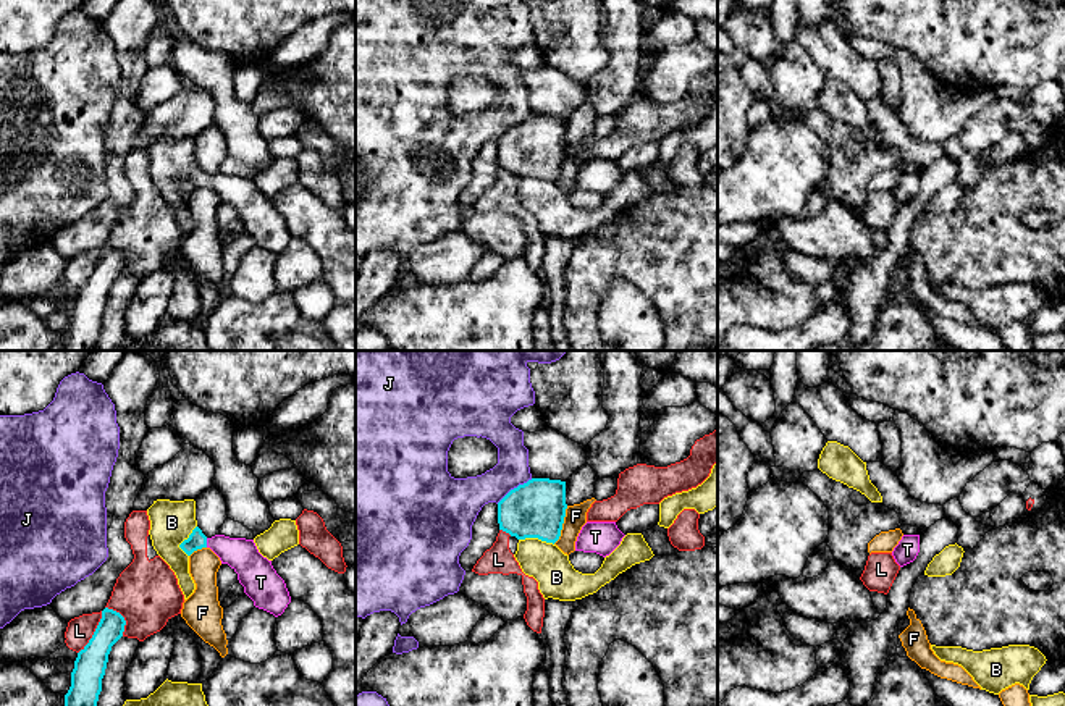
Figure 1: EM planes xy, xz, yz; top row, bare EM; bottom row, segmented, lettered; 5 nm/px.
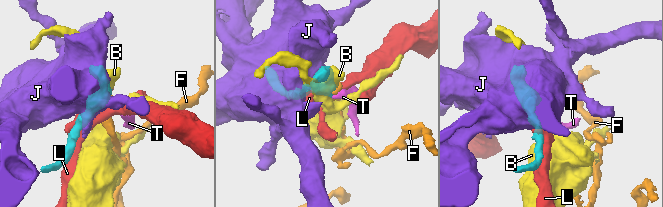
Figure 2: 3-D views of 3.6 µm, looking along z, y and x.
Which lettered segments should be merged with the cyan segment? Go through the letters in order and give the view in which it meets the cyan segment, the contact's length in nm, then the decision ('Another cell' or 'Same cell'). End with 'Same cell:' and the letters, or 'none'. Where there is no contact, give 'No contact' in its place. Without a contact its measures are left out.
B: Touches cyan in xz. Shared border 180 nm. Another cell
F: Touches cyan in xz. Shared border 200 nm. Another cell
J: Touches cyan in xz. Shared border 220 nm. Another cell
L: Touches cyan in xy. Shared border 240 nm. Another cell
T: Touches cyan in xy. Shared border 50 nm. Same cell
Same cell: T

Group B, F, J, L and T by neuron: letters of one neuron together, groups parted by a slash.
B / F / J / L / T

